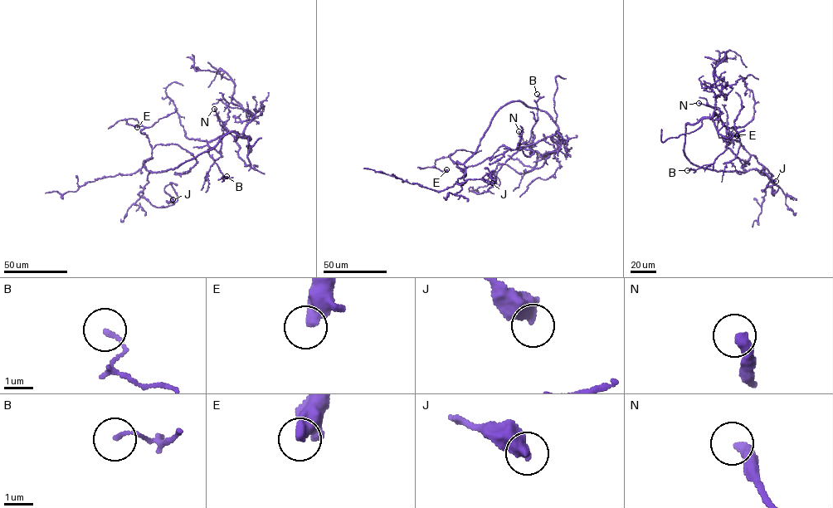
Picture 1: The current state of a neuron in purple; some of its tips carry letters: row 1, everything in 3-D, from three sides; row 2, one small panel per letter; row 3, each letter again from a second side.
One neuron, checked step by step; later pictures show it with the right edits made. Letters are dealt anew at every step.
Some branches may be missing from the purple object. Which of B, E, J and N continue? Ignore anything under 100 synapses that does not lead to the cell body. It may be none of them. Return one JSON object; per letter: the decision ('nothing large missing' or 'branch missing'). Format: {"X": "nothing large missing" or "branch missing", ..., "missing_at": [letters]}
{"B": "nothing large missing", "E": "nothing large missing", "J": "nothing large missing", "N": "nothing large missing", "missing_at": []}

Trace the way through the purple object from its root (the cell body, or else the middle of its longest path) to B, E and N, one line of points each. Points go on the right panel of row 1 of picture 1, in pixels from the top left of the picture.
B: (686, 157), (684, 148), (686, 124), (715, 113), (727, 129), (728, 148), (713, 163), (687, 170)
E: (686, 157), (703, 168), (744, 173), (749, 153), (740, 142), (722, 137), (736, 127), (737, 135)
N: (686, 157), (684, 148), (686, 124), (697, 123), (719, 112), (718, 108), (699, 103)

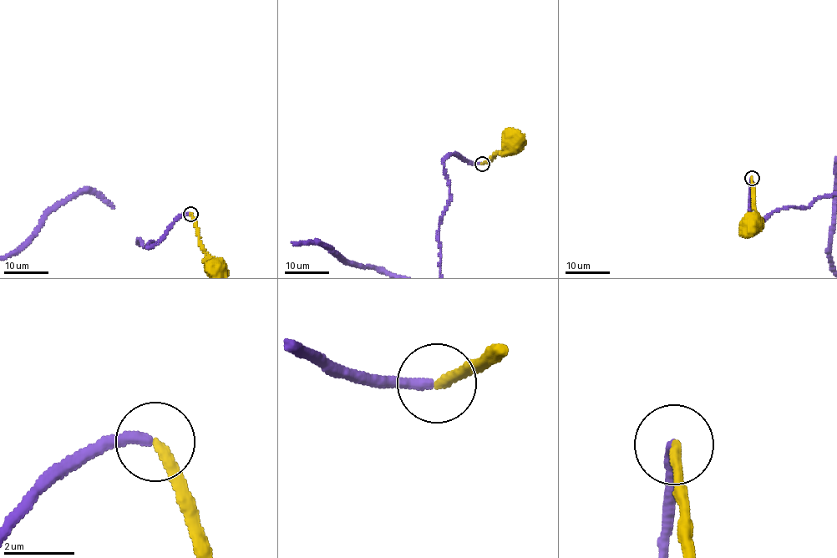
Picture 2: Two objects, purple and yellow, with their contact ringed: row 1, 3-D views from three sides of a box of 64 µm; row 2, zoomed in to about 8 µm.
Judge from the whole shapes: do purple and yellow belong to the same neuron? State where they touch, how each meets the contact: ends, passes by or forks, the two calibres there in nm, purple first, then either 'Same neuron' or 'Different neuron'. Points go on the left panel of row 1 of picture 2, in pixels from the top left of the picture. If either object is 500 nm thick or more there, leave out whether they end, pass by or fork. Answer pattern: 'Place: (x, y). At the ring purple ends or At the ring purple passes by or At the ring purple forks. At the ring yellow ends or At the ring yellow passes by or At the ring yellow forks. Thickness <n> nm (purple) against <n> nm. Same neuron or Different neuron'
Place: (190, 214). At the ring purple ends. At the ring yellow ends. Thickness 320 nm (purple) against 280 nm. Same neuron

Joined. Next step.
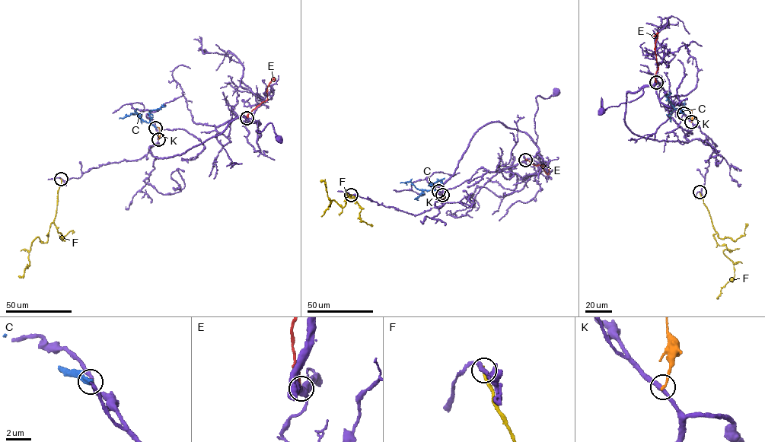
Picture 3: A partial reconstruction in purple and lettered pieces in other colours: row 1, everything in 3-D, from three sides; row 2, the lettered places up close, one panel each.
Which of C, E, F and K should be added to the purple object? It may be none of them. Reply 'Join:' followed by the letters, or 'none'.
Join: none

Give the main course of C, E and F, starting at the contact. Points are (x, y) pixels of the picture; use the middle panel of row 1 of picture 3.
C: (438, 191), (419, 190), (409, 181), (400, 182)
E: (525, 160), (533, 165), (543, 165), (542, 169), (546, 173), (549, 169)
F: (351, 195), (349, 197), (346, 194), (343, 207), (333, 199), (329, 206), (325, 182), (320, 180)

